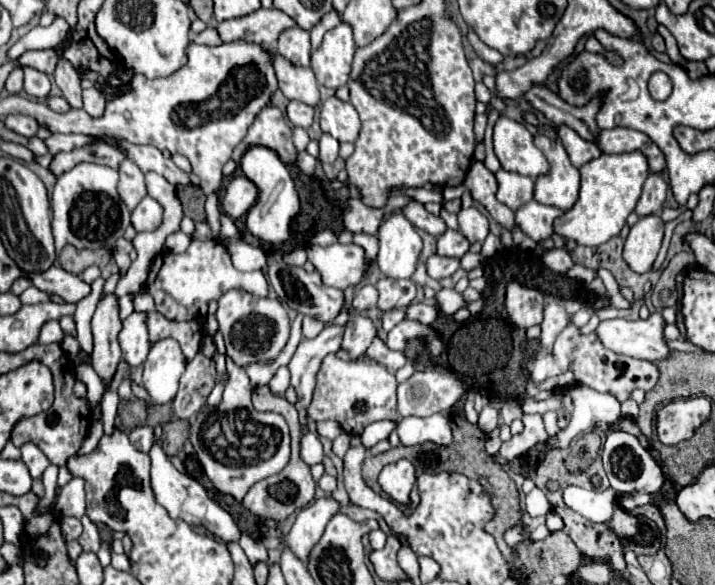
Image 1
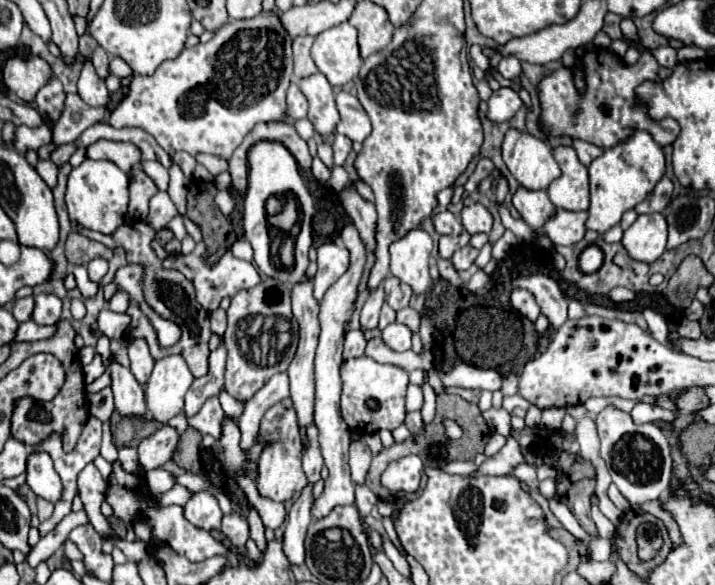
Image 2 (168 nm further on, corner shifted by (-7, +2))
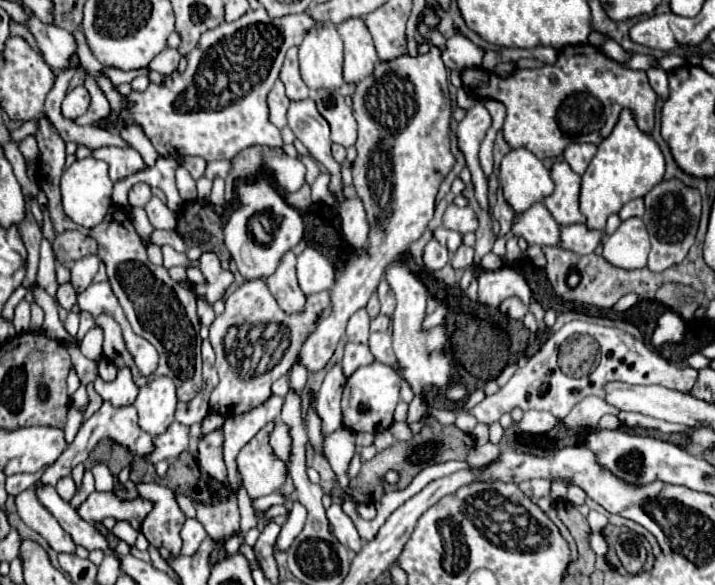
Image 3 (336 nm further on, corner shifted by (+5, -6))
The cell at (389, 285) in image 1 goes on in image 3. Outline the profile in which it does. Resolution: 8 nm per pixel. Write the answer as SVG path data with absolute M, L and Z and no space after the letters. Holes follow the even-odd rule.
M382 280L382 282L378 284L376 294L378 294L380 306L382 306L382 310L380 310L380 312L382 312L382 314L386 314L386 316L392 316L394 306L396 306L396 300L394 300L394 294L392 294L392 290L390 290L390 286L388 286L388 282L386 282L386 280Z

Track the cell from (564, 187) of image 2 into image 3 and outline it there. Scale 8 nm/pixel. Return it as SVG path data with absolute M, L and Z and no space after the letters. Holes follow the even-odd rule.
M554 162L550 176L554 180L554 192L542 200L552 218L560 224L576 224L586 218L578 210L578 194L580 194L580 176L570 170L566 162Z

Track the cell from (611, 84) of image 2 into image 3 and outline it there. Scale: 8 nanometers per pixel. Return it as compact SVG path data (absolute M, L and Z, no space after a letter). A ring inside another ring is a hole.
M592 44L580 46L566 46L558 54L558 62L554 66L542 66L534 70L518 70L508 78L500 78L492 72L480 68L468 68L462 72L462 80L468 86L468 92L474 98L494 98L506 106L506 120L504 120L504 138L512 148L526 148L536 154L540 160L548 156L558 156L564 148L572 142L592 142L600 144L616 126L622 110L632 110L638 128L646 134L654 128L654 104L656 92L652 92L646 72L630 70L622 64L610 60Z

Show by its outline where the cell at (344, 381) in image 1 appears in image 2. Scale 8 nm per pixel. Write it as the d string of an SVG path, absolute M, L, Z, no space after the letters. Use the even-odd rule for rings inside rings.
M360 356L342 364L342 382L342 416L352 432L372 434L384 428L394 430L404 422L404 396L408 386L408 374L404 368L380 364L368 356Z

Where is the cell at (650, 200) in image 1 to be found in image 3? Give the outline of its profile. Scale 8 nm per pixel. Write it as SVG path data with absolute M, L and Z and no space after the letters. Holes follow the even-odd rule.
M634 198L634 200L630 200L620 212L618 212L618 216L620 216L620 220L628 220L628 218L632 218L632 216L642 216L644 214L644 200L642 198Z

